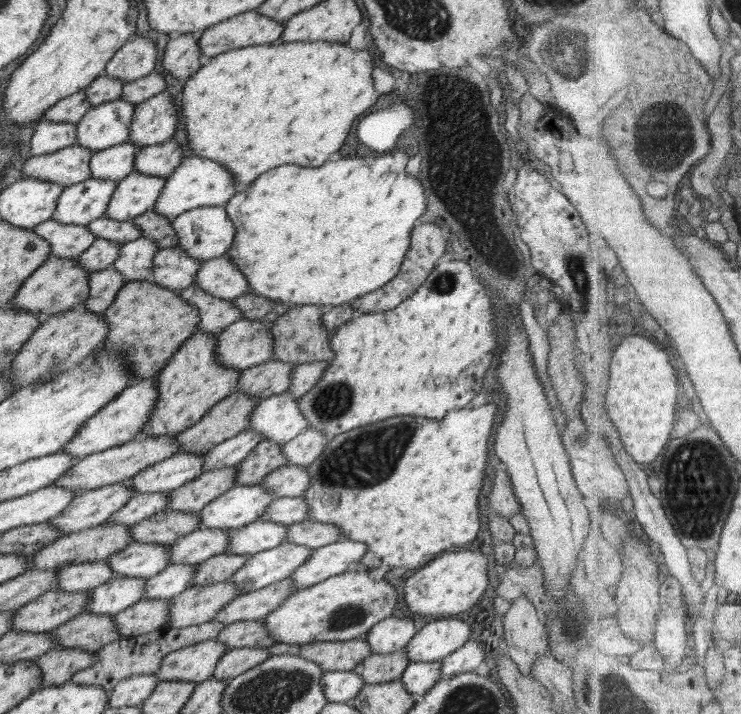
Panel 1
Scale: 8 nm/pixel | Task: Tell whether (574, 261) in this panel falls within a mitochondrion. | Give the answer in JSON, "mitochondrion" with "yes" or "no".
{"mitochondrion":"yes"}

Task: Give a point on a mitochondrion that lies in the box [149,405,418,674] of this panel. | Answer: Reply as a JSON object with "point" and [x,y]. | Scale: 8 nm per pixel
{"point":[368,458]}

